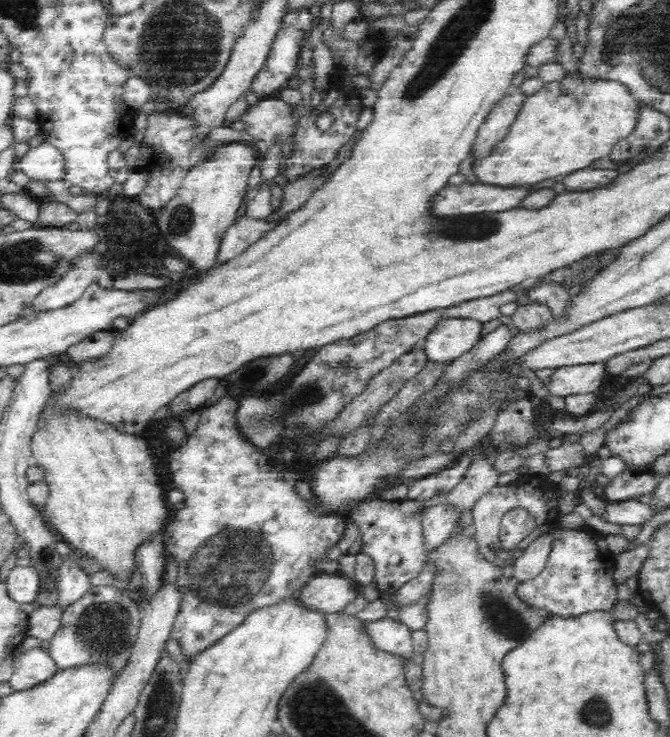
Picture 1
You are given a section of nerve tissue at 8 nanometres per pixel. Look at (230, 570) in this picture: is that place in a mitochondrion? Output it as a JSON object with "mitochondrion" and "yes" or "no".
{"mitochondrion":"yes"}

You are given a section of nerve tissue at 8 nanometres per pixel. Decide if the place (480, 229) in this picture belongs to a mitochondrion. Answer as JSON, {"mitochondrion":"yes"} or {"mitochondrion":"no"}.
{"mitochondrion":"yes"}

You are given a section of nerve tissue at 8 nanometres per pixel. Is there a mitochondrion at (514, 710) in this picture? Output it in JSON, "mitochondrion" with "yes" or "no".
{"mitochondrion":"no"}

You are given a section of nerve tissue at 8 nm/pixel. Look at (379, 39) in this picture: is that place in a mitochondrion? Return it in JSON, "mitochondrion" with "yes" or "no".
{"mitochondrion":"no"}

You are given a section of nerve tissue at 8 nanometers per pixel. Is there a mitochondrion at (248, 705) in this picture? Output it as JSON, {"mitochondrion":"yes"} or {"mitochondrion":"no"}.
{"mitochondrion":"no"}

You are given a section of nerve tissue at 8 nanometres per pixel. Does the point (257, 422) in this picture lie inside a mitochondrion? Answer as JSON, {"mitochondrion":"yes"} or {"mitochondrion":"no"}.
{"mitochondrion":"yes"}

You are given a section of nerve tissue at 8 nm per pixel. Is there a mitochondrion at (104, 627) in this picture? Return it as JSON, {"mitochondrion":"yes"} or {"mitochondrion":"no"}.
{"mitochondrion":"yes"}

